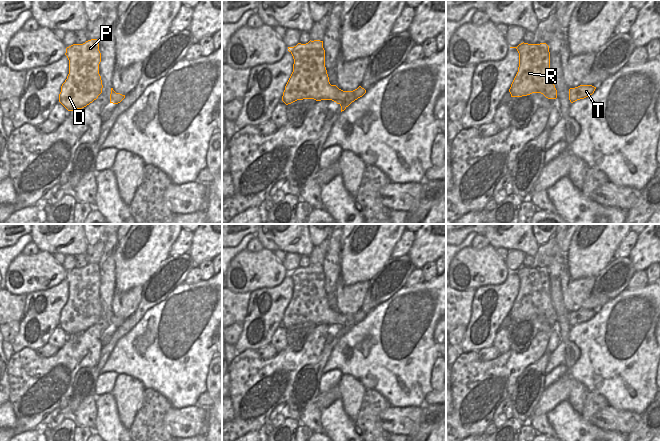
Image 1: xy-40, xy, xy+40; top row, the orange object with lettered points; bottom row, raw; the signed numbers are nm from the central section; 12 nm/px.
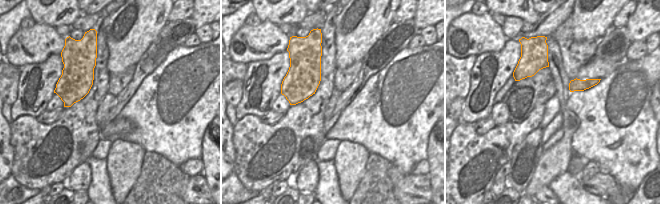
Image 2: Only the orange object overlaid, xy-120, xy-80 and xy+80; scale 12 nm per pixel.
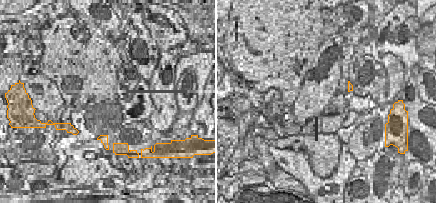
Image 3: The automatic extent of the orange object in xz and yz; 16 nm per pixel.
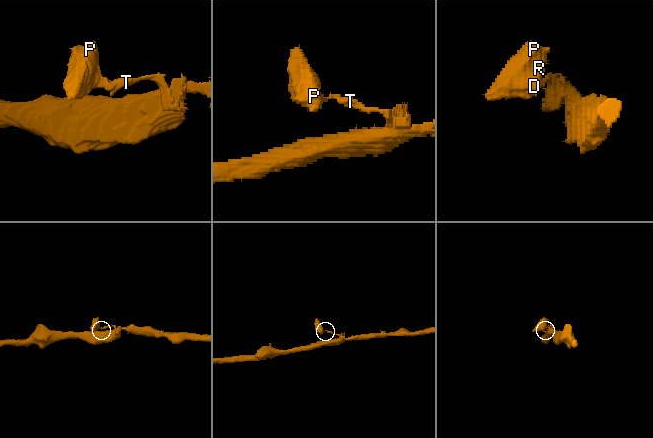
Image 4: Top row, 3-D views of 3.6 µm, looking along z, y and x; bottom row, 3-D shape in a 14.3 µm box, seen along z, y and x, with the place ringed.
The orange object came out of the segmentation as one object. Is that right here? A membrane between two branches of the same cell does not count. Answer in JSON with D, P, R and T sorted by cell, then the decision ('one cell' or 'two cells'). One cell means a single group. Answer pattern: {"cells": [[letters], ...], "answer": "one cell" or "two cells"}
{"cells": [["D", "P", "R", "T"]], "answer": "one cell"}

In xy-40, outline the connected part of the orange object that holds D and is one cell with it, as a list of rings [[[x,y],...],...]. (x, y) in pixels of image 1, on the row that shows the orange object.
[[[91,39],[83,44],[73,44],[66,48],[69,60],[69,74],[61,86],[59,102],[68,110],[82,109],[92,103],[102,93],[102,80],[99,74],[99,64],[101,53],[99,51],[99,41]]]

